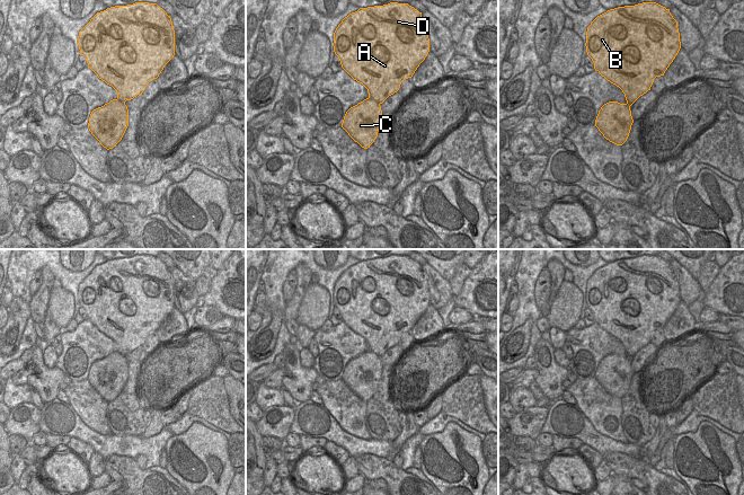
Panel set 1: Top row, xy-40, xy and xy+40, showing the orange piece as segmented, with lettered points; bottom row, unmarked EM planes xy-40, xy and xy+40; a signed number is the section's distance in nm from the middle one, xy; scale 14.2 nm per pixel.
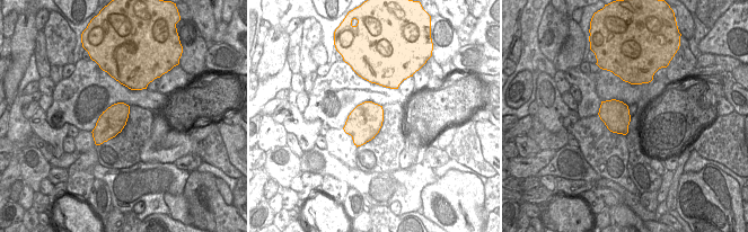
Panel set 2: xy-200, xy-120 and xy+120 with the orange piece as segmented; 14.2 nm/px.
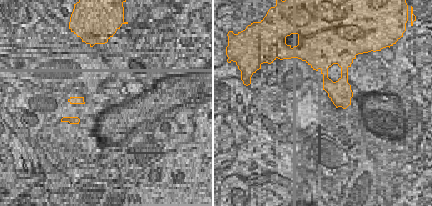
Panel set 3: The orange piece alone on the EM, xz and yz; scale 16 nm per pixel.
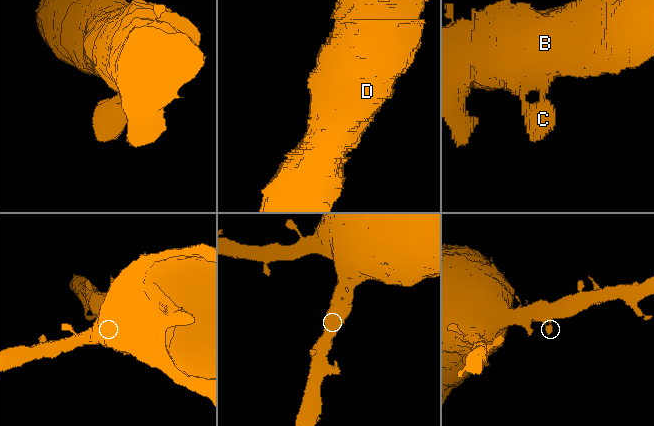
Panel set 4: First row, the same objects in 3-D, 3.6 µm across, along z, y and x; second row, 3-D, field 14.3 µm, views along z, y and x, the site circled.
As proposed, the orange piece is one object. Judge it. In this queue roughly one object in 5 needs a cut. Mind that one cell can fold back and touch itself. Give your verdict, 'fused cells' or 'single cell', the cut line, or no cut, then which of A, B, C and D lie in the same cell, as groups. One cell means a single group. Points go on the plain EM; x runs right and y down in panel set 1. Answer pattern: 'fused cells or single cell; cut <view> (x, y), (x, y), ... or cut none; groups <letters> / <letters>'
single cell; cut none; groups A B C D

